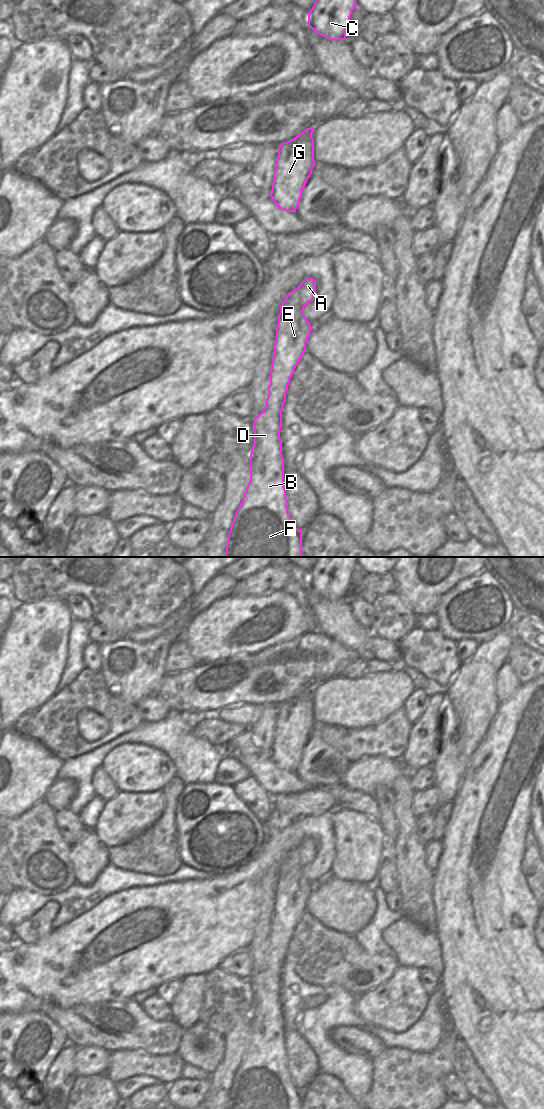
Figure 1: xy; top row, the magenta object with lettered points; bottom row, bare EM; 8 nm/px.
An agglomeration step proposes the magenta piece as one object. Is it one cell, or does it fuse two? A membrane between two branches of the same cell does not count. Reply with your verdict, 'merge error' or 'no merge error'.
no merge error

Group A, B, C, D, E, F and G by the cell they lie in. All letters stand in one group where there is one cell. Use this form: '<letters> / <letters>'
A B C D E F G

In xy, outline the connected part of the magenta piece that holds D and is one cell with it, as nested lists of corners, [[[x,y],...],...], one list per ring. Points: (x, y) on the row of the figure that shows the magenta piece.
[[[305,278],[297,288],[288,293],[280,305],[268,397],[264,411],[254,419],[254,445],[250,453],[250,481],[242,503],[234,515],[224,557],[304,557],[302,530],[292,523],[288,513],[280,429],[288,385],[294,369],[306,351],[306,343],[313,330],[304,315],[304,307],[314,299],[315,295],[316,281],[313,278]]]

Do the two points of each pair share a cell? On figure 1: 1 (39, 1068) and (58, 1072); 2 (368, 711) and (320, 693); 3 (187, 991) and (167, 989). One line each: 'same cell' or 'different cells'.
1: different cells
2: same cell
3: different cells

